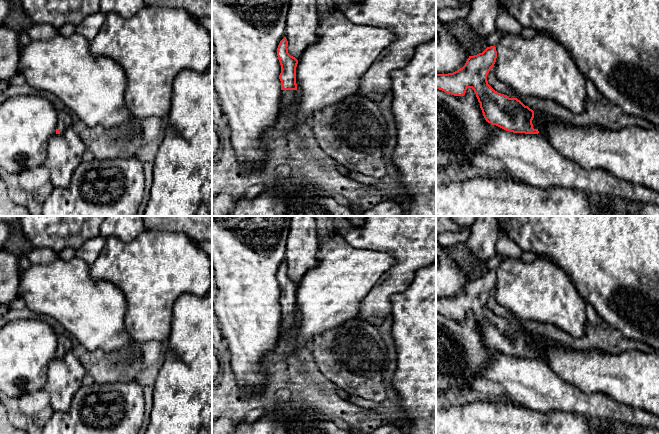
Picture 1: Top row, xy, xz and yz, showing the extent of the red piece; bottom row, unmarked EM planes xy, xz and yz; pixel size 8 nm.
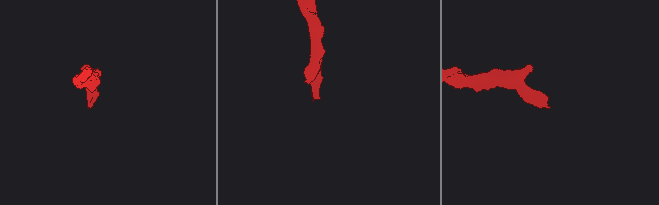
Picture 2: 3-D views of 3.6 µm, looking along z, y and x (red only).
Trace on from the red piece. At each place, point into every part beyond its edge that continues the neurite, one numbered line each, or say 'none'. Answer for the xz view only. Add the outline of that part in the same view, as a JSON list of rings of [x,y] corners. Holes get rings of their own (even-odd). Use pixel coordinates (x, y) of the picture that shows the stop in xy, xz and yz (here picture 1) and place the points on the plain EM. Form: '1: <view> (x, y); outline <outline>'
1: xz (288, 321); outline [[[281,314],[281,329],[291,332],[297,325],[297,318],[297,314]]]

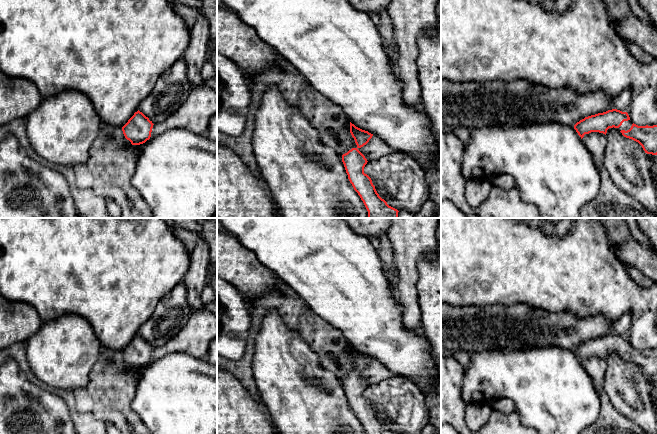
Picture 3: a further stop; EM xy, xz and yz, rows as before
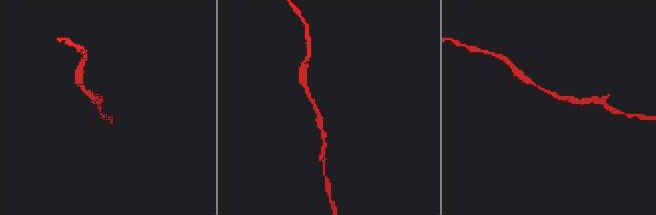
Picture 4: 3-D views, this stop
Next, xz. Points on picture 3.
none

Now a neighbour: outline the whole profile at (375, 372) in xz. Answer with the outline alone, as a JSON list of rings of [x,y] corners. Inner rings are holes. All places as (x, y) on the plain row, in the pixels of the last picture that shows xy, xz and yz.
[[[373,359],[366,369],[357,373],[365,380],[367,385],[396,376],[376,359]]]

